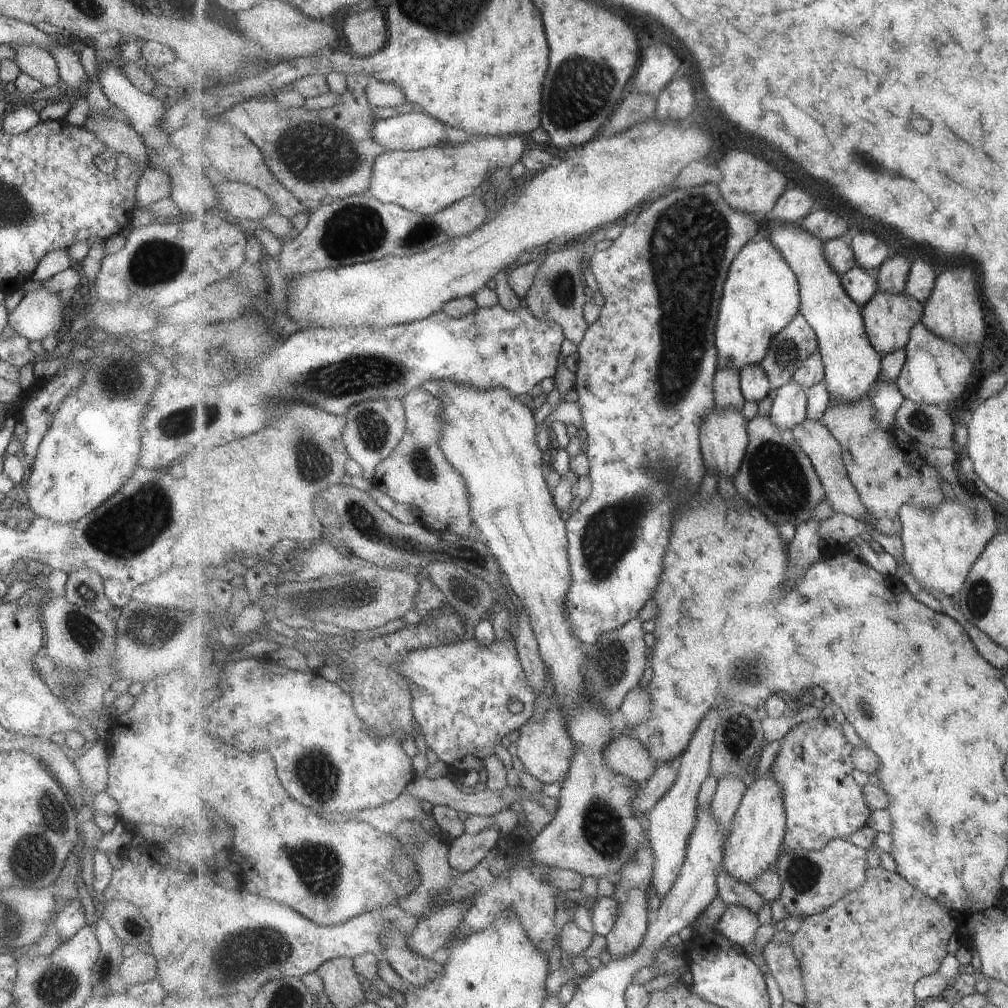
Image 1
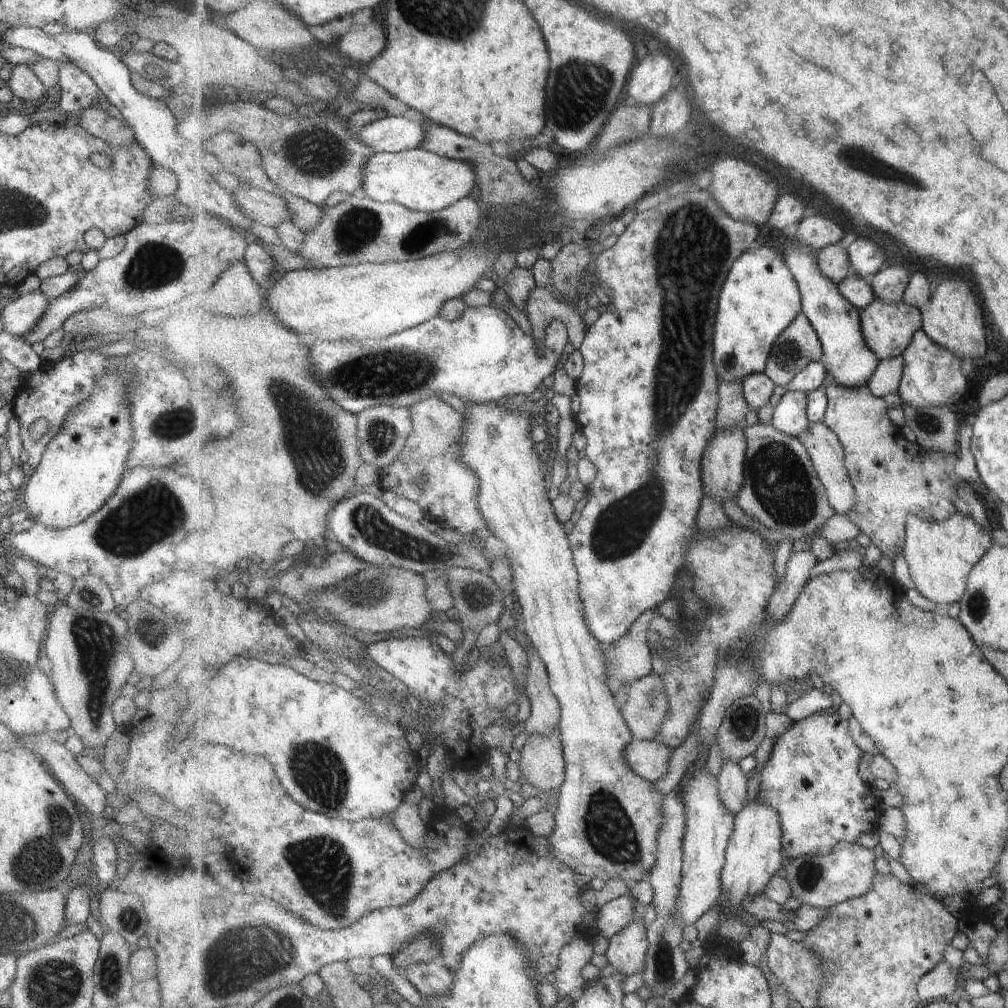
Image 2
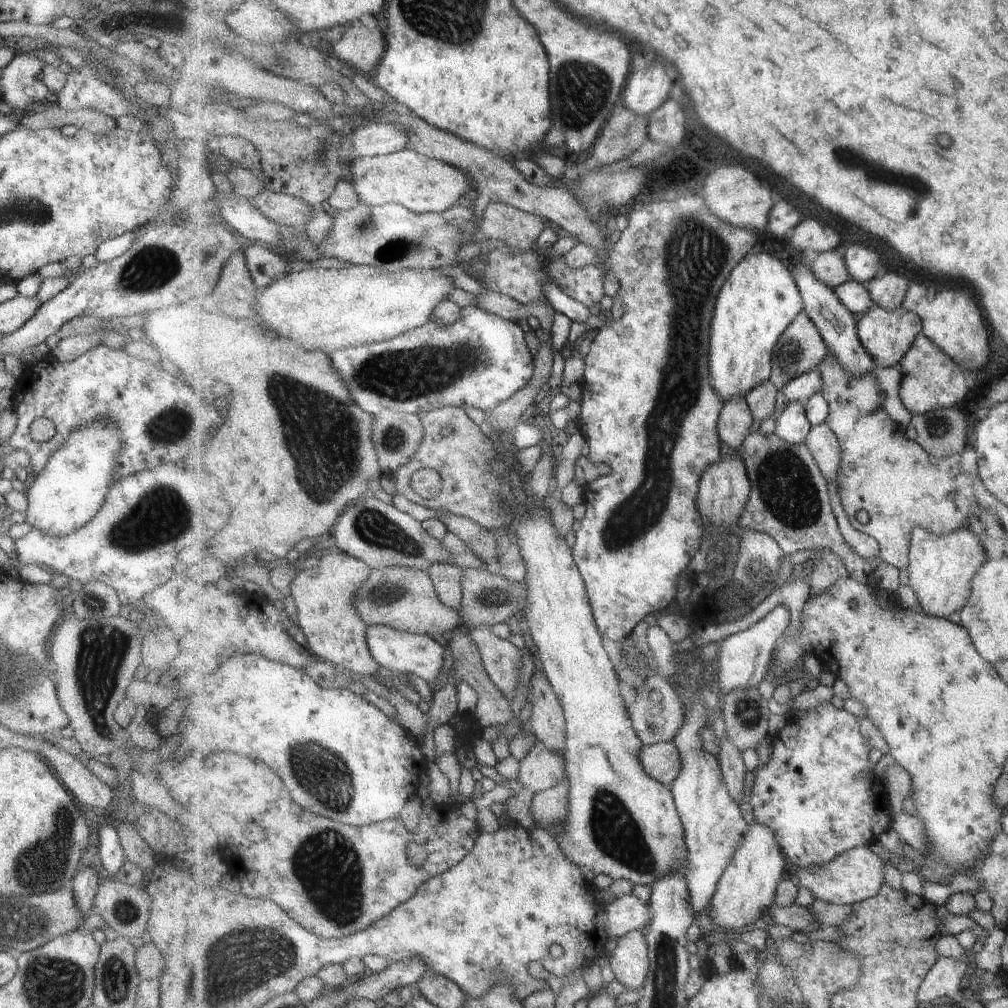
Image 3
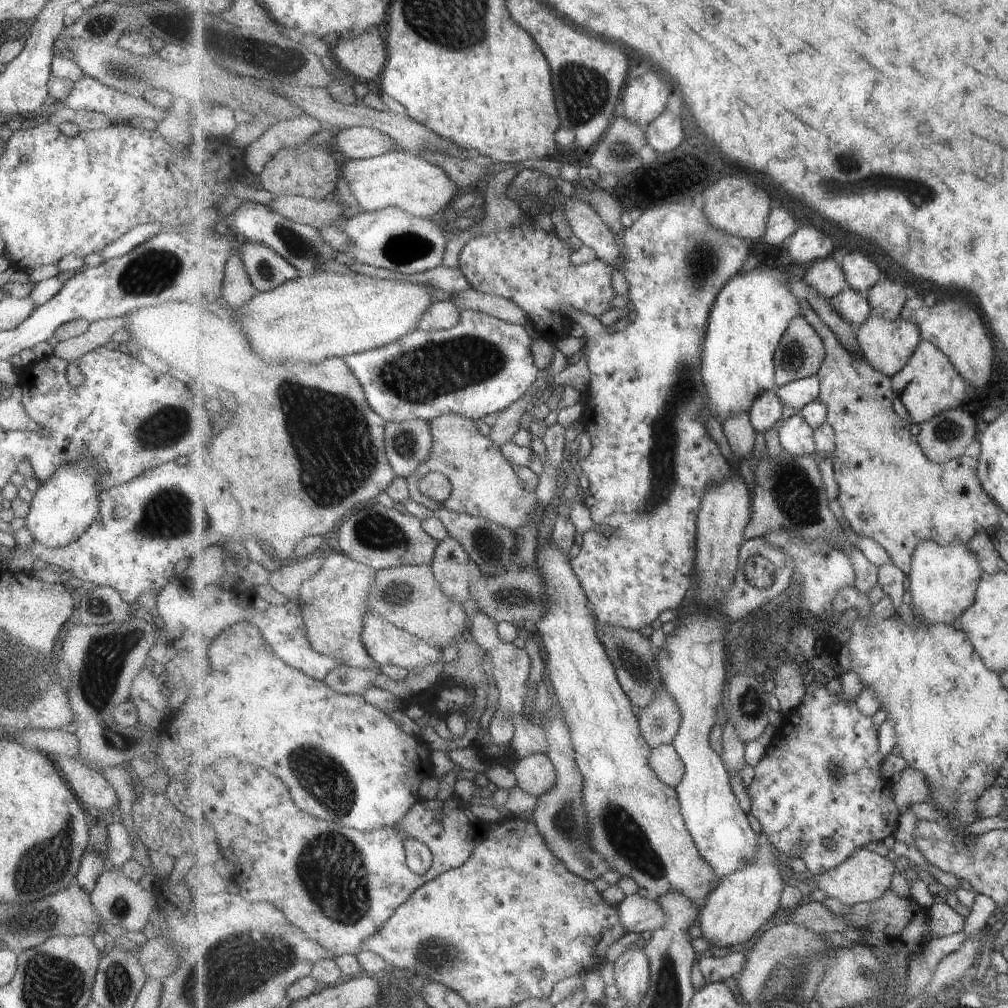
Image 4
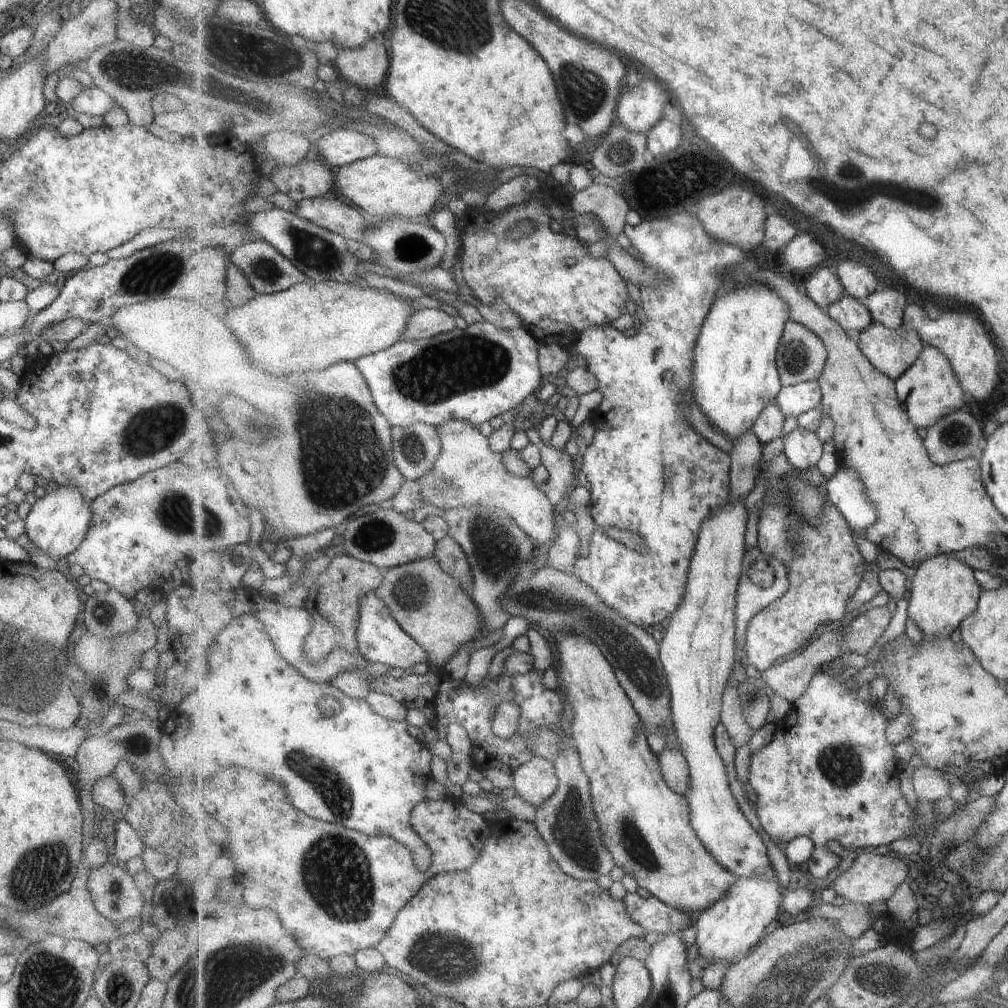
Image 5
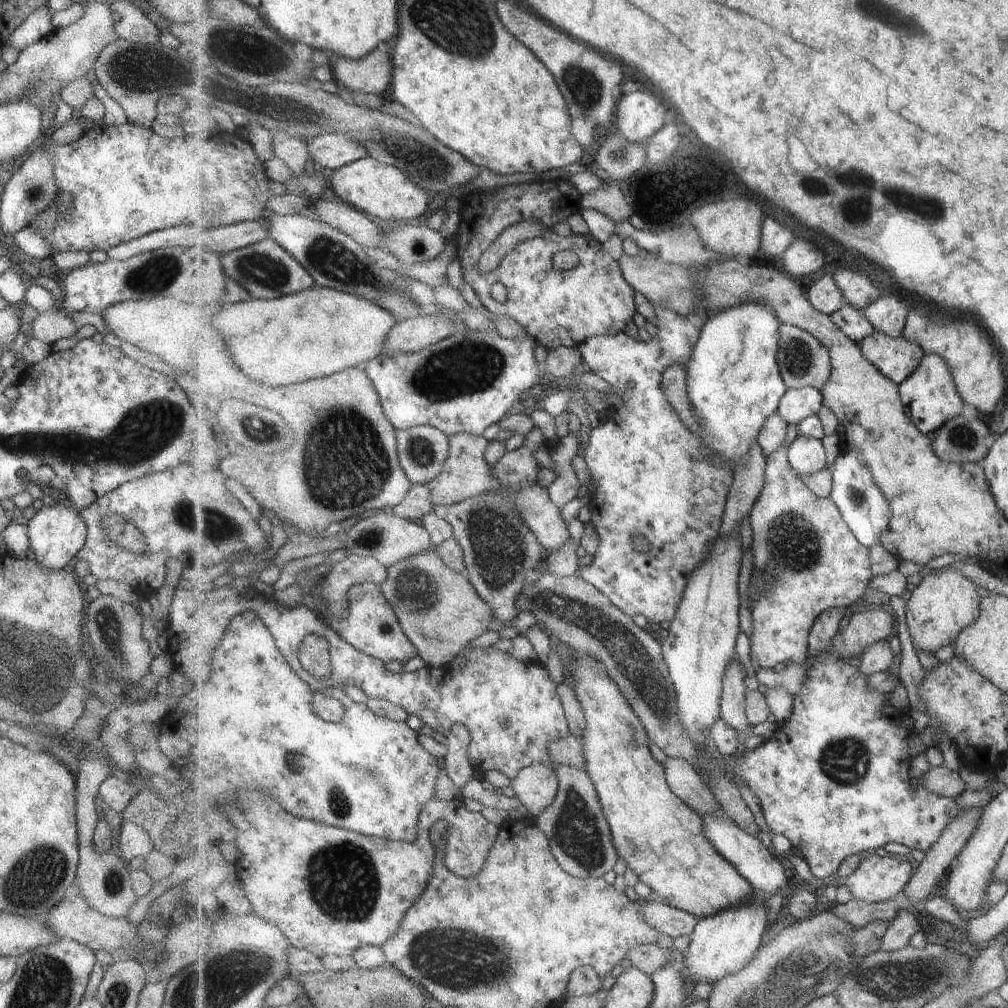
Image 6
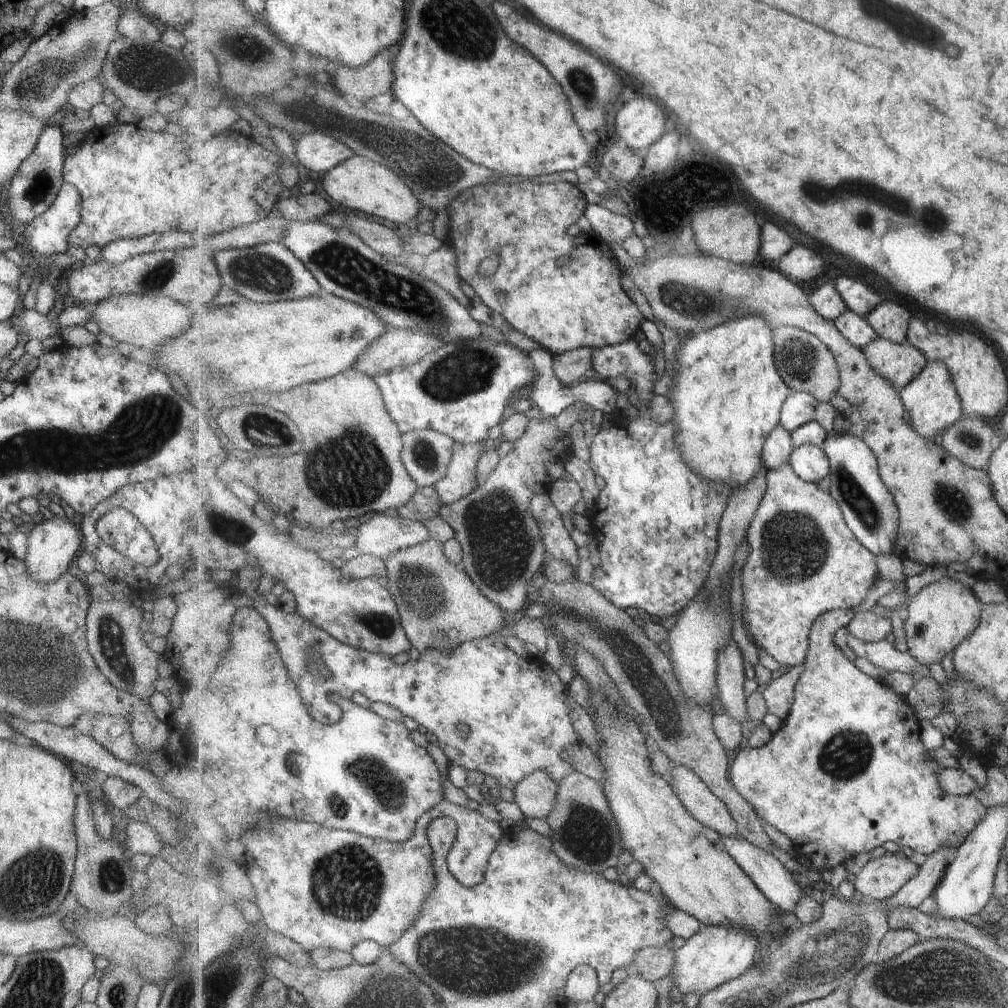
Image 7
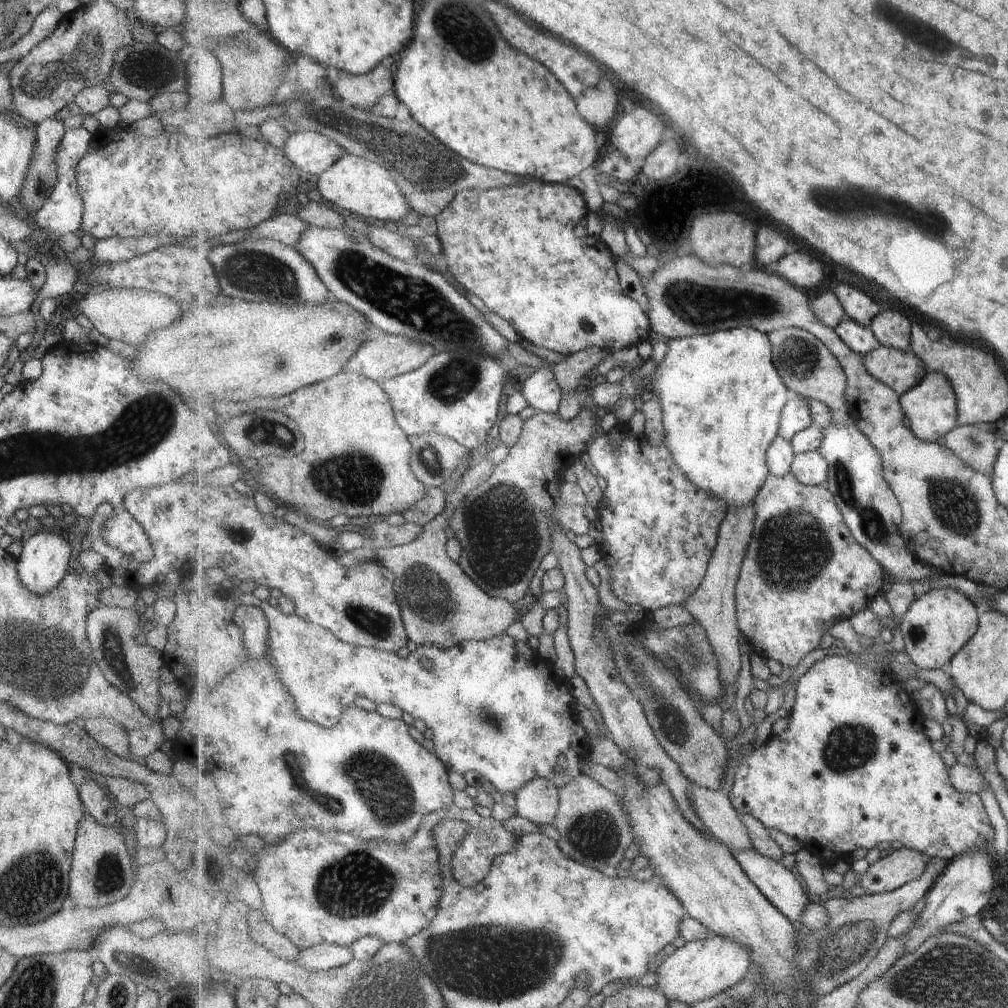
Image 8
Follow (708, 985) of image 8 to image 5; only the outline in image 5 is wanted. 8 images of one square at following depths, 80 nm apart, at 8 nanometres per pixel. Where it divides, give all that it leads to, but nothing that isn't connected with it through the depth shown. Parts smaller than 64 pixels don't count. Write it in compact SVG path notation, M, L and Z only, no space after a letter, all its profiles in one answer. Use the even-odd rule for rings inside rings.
M737 877L725 898L713 902L708 910L694 917L697 927L696 945L701 957L710 963L737 962L738 957L756 948L765 936L767 926L783 911L785 891L775 878Z

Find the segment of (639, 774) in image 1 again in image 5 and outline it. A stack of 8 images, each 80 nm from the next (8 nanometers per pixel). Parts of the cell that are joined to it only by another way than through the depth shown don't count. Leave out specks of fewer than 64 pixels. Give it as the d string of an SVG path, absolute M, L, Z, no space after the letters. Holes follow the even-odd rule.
M668 747L658 755L661 772L668 786L677 794L687 796L691 792L689 764L680 749Z

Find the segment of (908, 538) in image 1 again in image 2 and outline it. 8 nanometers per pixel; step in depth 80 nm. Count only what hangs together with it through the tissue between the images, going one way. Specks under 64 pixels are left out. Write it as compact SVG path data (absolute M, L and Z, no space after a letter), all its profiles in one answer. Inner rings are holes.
M958 512L942 523L930 523L921 517L910 515L907 532L903 555L916 590L941 611L955 602L961 602L968 592L968 580L972 570L985 556L991 544L990 536L987 536L987 526L981 528L973 517L965 517Z

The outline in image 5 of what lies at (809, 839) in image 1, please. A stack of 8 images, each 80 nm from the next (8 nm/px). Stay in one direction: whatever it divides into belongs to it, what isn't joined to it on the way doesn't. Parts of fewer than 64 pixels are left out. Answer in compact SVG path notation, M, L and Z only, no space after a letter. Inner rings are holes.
M829 665L820 668L805 696L799 698L791 714L776 726L770 744L751 756L748 781L757 796L759 822L770 838L777 838L783 844L799 836L807 836L813 842L813 856L807 862L813 881L826 879L842 863L829 848L831 842L838 842L847 851L861 852L879 846L889 847L894 840L909 838L913 832L913 810L899 786L904 765L897 758L895 744L887 738L889 718L878 709L879 704L873 708L871 700L859 696L851 675L848 670L838 671Z

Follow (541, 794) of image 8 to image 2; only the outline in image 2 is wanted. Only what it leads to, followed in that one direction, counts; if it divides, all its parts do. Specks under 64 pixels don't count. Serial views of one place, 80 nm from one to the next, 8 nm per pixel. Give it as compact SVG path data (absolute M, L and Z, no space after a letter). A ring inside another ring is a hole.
M557 728L551 736L531 734L520 750L519 770L539 792L560 790L566 778L565 750Z

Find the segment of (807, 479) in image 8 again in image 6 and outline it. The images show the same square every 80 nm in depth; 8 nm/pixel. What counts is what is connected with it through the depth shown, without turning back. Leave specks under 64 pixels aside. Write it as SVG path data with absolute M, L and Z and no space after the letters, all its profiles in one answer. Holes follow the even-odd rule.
M797 437L788 446L788 460L801 476L811 476L827 469L827 453L819 438Z

